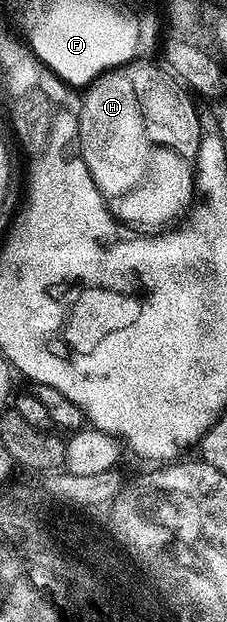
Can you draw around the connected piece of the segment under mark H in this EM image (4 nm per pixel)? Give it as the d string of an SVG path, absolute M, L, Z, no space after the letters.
M134 63L114 68L96 78L84 91L78 120L79 154L113 218L130 217L133 224L159 230L165 222L163 214L175 218L181 210L192 207L194 169L188 159L146 139L131 84L134 72Z

